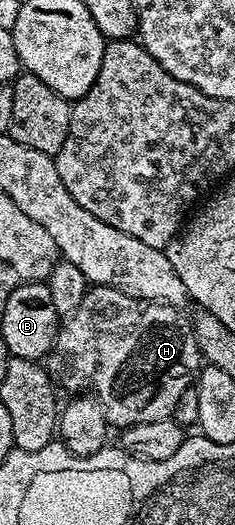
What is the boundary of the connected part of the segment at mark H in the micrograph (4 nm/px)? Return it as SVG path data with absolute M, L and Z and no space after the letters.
M91 286L76 313L61 320L54 347L46 356L44 366L61 390L63 387L66 391L74 391L70 393L91 391L104 409L111 428L125 429L148 421L169 419L174 414L176 401L191 390L204 363L191 320L182 314L179 308L169 307L166 303L128 297L111 287Z

